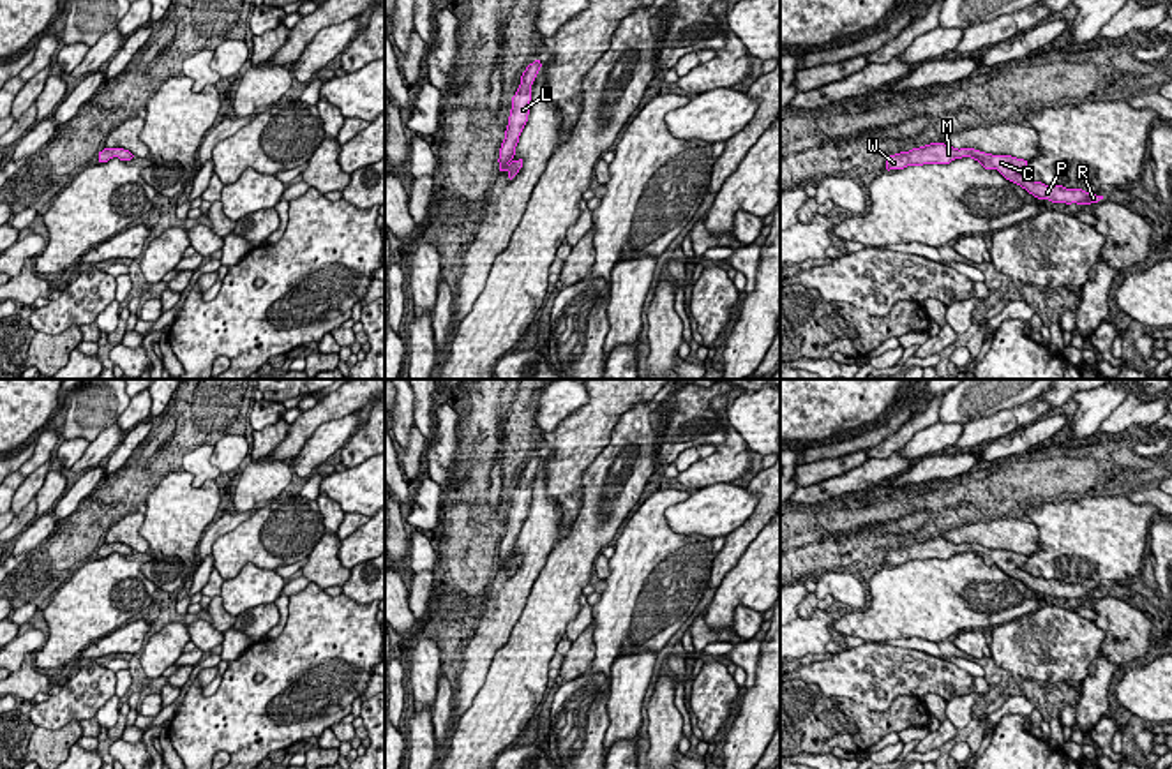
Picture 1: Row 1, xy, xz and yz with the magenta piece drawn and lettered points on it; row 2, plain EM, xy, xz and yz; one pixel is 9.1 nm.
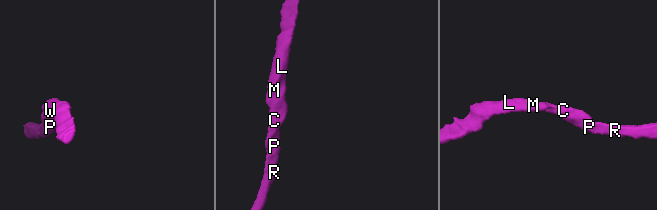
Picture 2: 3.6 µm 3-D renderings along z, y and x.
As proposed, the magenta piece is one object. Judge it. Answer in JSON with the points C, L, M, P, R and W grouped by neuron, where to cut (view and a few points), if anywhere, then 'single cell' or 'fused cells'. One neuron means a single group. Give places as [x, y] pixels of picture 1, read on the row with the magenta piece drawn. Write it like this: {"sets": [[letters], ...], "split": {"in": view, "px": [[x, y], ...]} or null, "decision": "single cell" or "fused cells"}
{"sets": [["C", "L", "M", "P", "R", "W"]], "split": null, "decision": "single cell"}

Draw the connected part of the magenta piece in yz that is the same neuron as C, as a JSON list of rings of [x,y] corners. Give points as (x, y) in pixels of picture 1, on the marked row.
[[[930,143],[920,148],[913,148],[909,152],[900,152],[890,155],[886,159],[886,169],[904,169],[907,166],[923,166],[923,164],[950,164],[955,159],[971,157],[978,161],[985,169],[997,169],[1006,180],[1020,185],[1029,194],[1038,199],[1048,199],[1052,203],[1077,203],[1077,205],[1091,205],[1103,199],[1103,196],[1096,196],[1086,192],[1082,189],[1066,189],[1063,185],[1045,185],[1041,182],[1034,182],[1024,175],[1027,161],[1017,159],[1011,155],[992,155],[974,148],[953,148],[944,143]]]

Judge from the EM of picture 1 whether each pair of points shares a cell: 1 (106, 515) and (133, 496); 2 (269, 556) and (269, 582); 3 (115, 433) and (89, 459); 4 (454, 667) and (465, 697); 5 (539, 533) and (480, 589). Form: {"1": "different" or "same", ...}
{"1": "same", "2": "different", "3": "same", "4": "same", "5": "same"}

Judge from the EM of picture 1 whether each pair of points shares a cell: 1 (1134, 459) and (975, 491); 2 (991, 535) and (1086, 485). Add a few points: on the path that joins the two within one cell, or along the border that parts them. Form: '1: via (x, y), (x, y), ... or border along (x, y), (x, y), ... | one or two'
1: via (1095, 478), (1056, 494), (1014, 494) | one
2: via (1010, 510), (1024, 496), (1061, 492) | one

